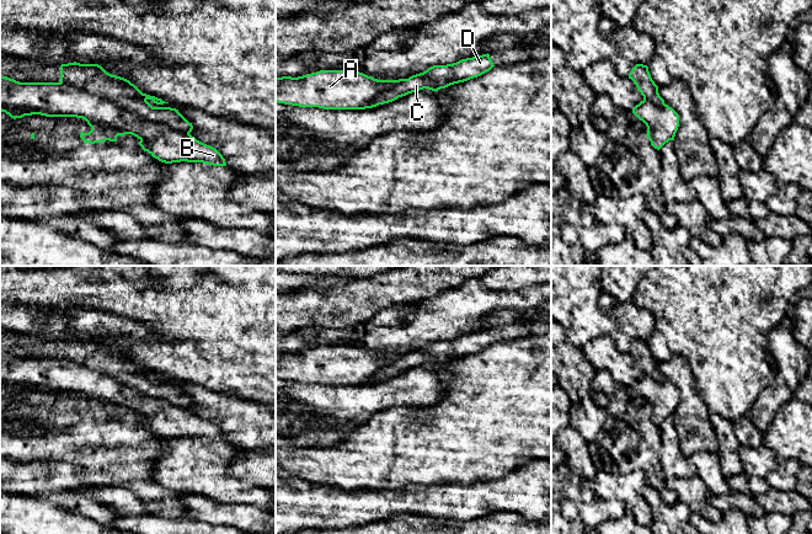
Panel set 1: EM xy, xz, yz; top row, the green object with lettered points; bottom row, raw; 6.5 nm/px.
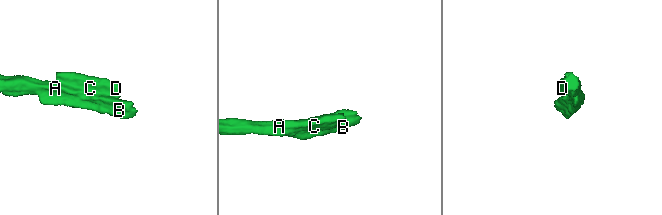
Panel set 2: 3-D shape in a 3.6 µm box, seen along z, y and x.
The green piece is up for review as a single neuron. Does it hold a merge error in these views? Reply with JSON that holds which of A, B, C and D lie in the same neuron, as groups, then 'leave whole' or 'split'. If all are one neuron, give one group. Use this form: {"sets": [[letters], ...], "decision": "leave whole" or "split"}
{"sets": [["A", "B"], ["C", "D"]], "decision": "split"}

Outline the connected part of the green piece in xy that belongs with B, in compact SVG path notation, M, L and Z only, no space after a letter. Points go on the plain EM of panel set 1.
M0 351L0 386L14 395L32 390L82 394L91 402L89 408L80 408L84 418L117 417L118 411L132 410L140 416L138 420L144 427L161 438L226 442L215 423L189 408L148 396L112 377L64 358L20 358Z

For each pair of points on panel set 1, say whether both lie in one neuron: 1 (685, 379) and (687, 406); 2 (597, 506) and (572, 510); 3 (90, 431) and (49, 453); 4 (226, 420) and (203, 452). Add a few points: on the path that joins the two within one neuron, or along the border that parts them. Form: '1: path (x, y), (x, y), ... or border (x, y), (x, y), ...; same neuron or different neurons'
1: path (687, 385), (687, 400); same neuron
2: path (591, 510), (578, 510); same neuron
3: path (80, 441), (75, 446), (59, 446); same neuron
4: border (226, 441), (236, 452), (236, 460), (229, 469); different neurons

